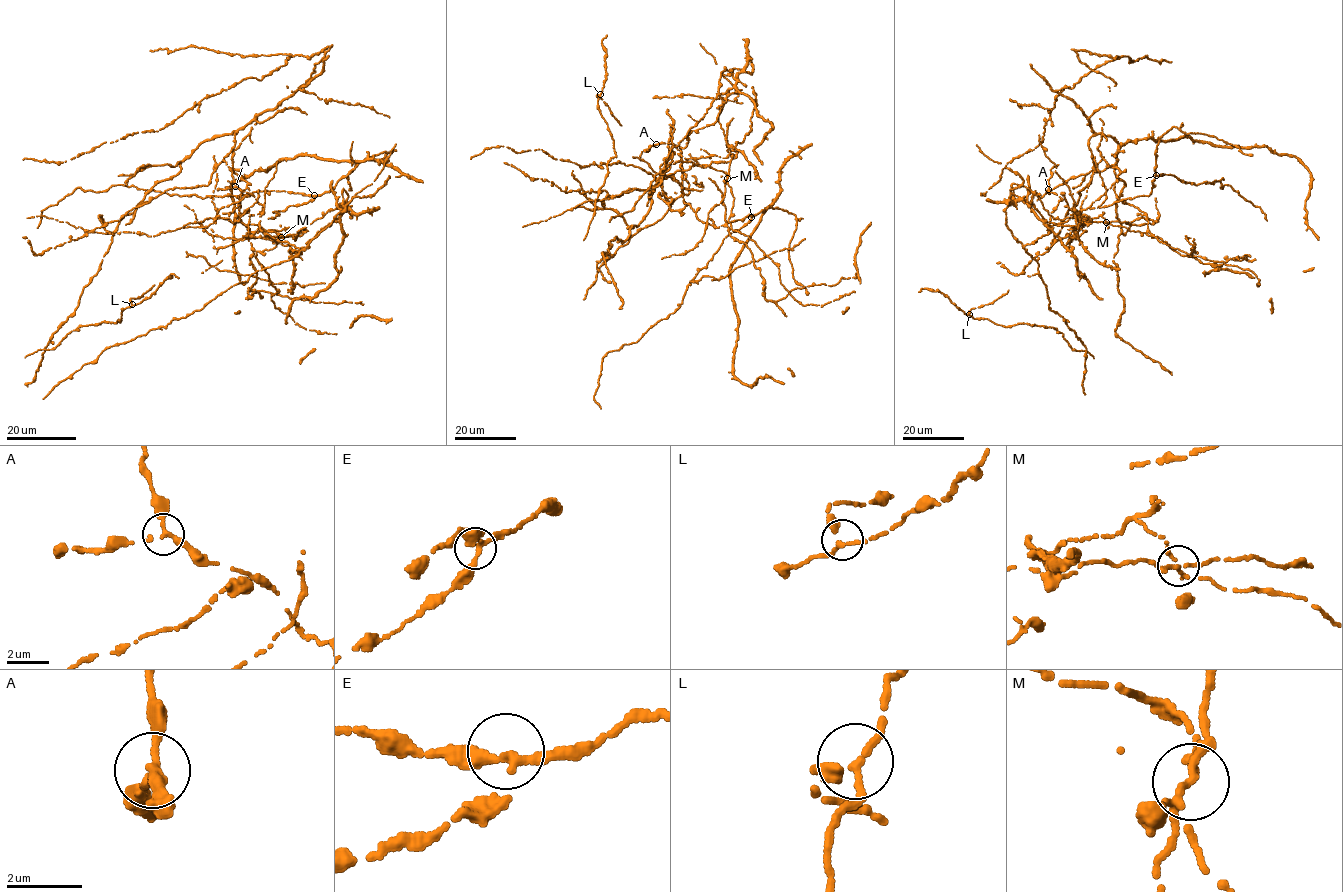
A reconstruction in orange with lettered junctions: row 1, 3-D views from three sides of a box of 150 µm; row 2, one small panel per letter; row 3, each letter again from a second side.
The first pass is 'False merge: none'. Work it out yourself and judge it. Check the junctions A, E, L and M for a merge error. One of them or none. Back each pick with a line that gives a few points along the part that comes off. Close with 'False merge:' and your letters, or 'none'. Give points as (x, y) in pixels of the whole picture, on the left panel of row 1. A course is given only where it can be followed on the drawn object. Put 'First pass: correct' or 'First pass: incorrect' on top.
First pass: incorrect
M: foreign part runs (281, 237), (284, 229), (267, 230), (216, 217), (206, 226), (153, 236), (87, 230), (41, 216), (27, 218)
False merge: M

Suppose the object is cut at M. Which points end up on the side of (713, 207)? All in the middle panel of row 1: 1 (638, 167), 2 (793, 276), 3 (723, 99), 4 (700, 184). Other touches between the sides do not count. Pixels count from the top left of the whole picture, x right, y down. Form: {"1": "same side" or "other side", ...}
{"1": "same side", "2": "same side", "3": "same side", "4": "other side"}

